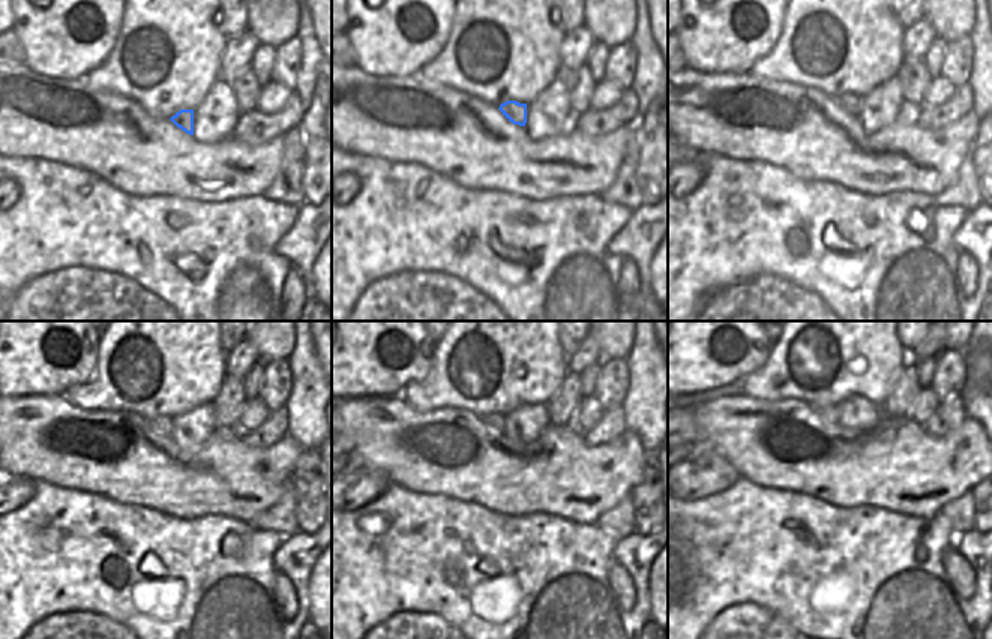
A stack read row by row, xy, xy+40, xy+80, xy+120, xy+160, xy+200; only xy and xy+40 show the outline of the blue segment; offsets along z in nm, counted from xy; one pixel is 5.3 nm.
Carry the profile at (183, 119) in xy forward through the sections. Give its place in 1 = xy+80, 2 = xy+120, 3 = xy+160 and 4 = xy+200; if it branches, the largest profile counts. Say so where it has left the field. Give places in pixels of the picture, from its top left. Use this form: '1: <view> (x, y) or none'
1: xy+80 (850, 102)
2: xy+120 (162, 425)
3: xy+160 (496, 420)
4: xy+200 (829, 414)

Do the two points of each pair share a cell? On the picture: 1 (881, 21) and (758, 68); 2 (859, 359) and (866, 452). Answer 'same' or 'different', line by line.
1: same
2: different

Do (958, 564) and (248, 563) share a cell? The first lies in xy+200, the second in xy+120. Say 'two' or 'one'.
two

